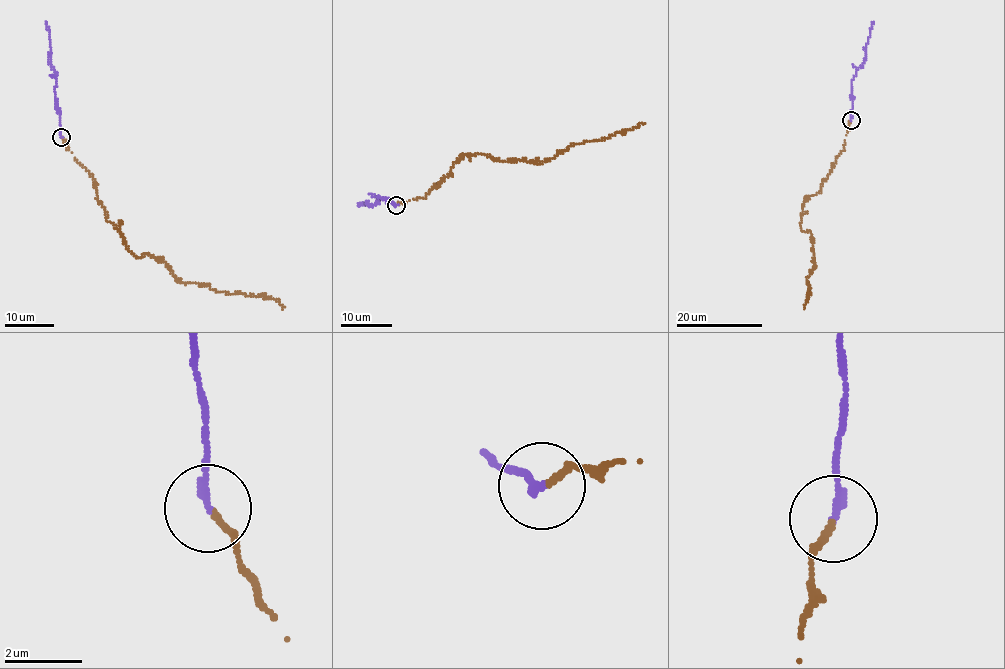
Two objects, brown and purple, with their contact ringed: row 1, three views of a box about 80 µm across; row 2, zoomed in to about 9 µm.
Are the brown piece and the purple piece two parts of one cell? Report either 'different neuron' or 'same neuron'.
same neuron

